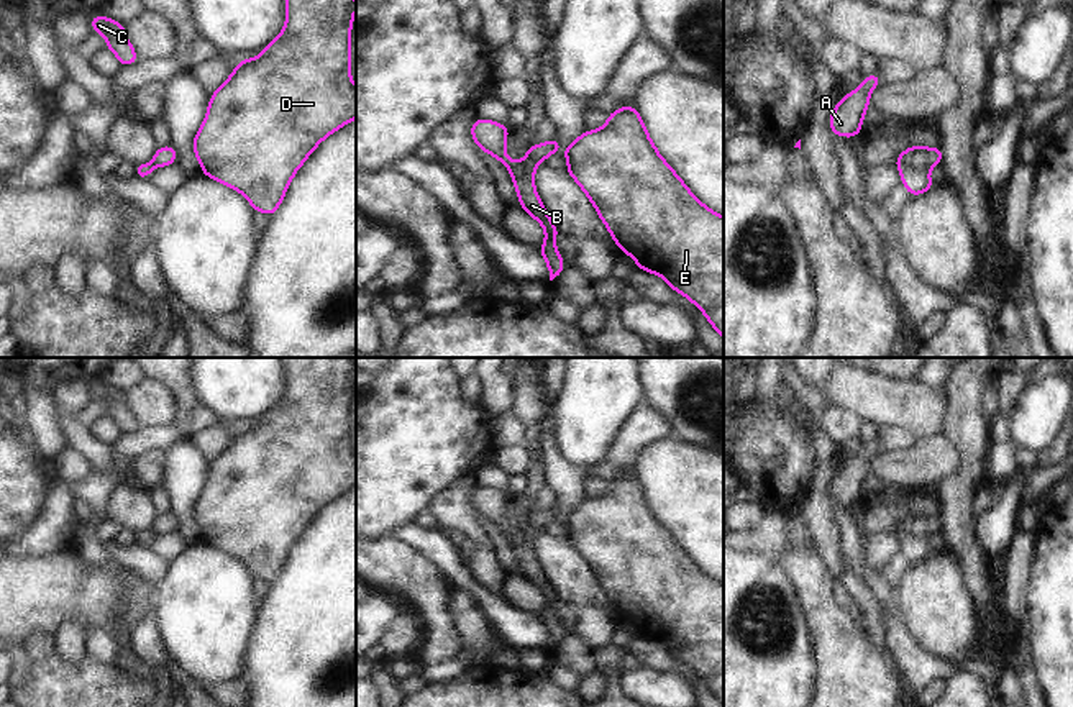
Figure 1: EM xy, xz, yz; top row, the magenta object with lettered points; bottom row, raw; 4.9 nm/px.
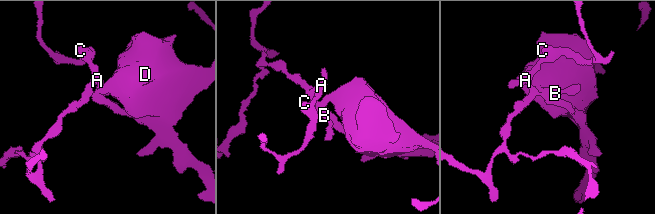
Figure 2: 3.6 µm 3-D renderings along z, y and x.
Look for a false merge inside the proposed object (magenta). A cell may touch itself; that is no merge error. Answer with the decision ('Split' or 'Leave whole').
Split.

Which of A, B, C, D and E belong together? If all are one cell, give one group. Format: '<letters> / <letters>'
A C / B D E

